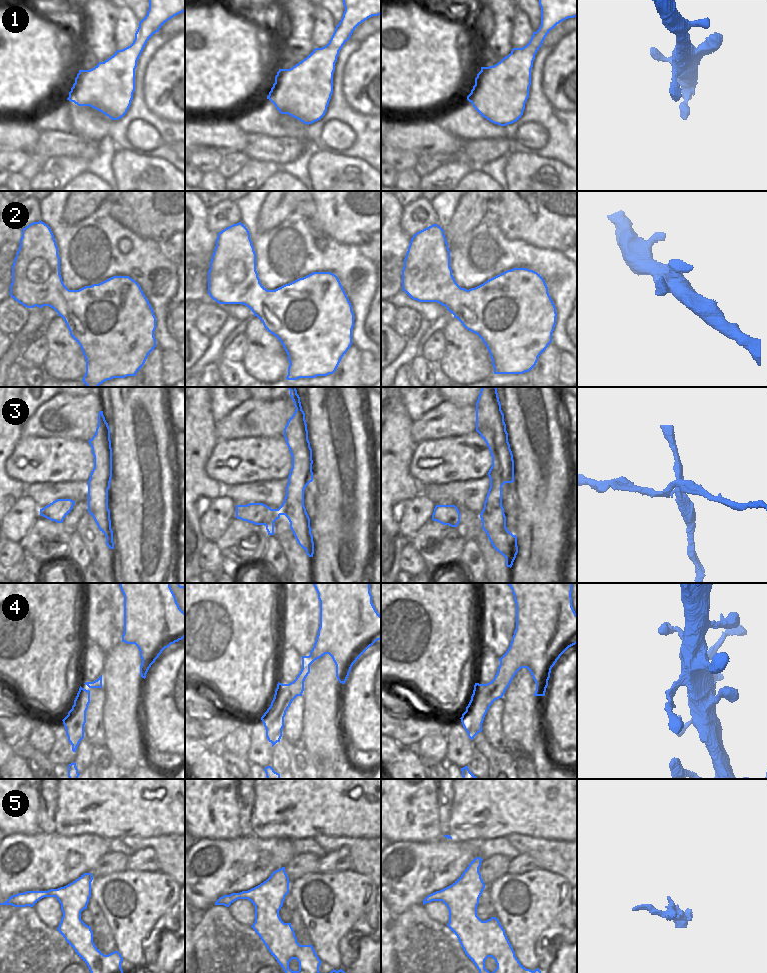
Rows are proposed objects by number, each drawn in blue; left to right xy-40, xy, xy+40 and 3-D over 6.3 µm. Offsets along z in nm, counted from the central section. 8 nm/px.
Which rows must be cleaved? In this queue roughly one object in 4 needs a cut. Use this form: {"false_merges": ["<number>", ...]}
{"false_merges": ["3"]}

